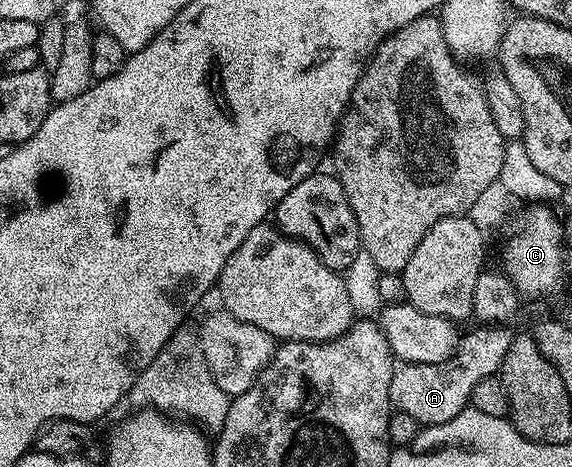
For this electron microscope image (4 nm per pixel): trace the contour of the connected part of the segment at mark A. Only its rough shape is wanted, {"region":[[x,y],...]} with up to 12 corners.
{"region":[[476,326],[437,364],[393,371],[393,409],[421,426],[450,422],[495,377],[512,345]]}

